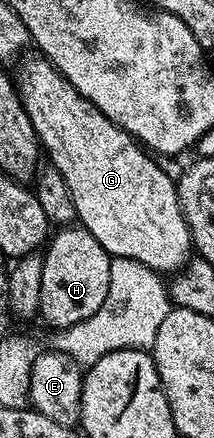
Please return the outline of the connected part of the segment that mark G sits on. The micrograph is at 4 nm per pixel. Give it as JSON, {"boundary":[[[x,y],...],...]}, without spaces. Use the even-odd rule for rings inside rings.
{"boundary":[[[43,56],[35,57],[25,57],[19,63],[20,99],[34,124],[34,132],[40,140],[43,153],[52,157],[49,158],[51,165],[62,172],[62,180],[66,180],[66,188],[70,188],[70,196],[74,196],[79,225],[88,230],[90,236],[94,236],[94,240],[98,240],[98,244],[102,244],[102,248],[113,258],[138,260],[161,276],[181,270],[187,264],[194,247],[192,234],[188,231],[180,207],[174,178],[156,163],[159,161],[131,134],[114,124],[97,106],[90,104],[90,100],[86,100],[78,88],[74,88],[74,84],[70,84],[70,80],[66,80],[58,68],[54,68],[52,62]]]}

